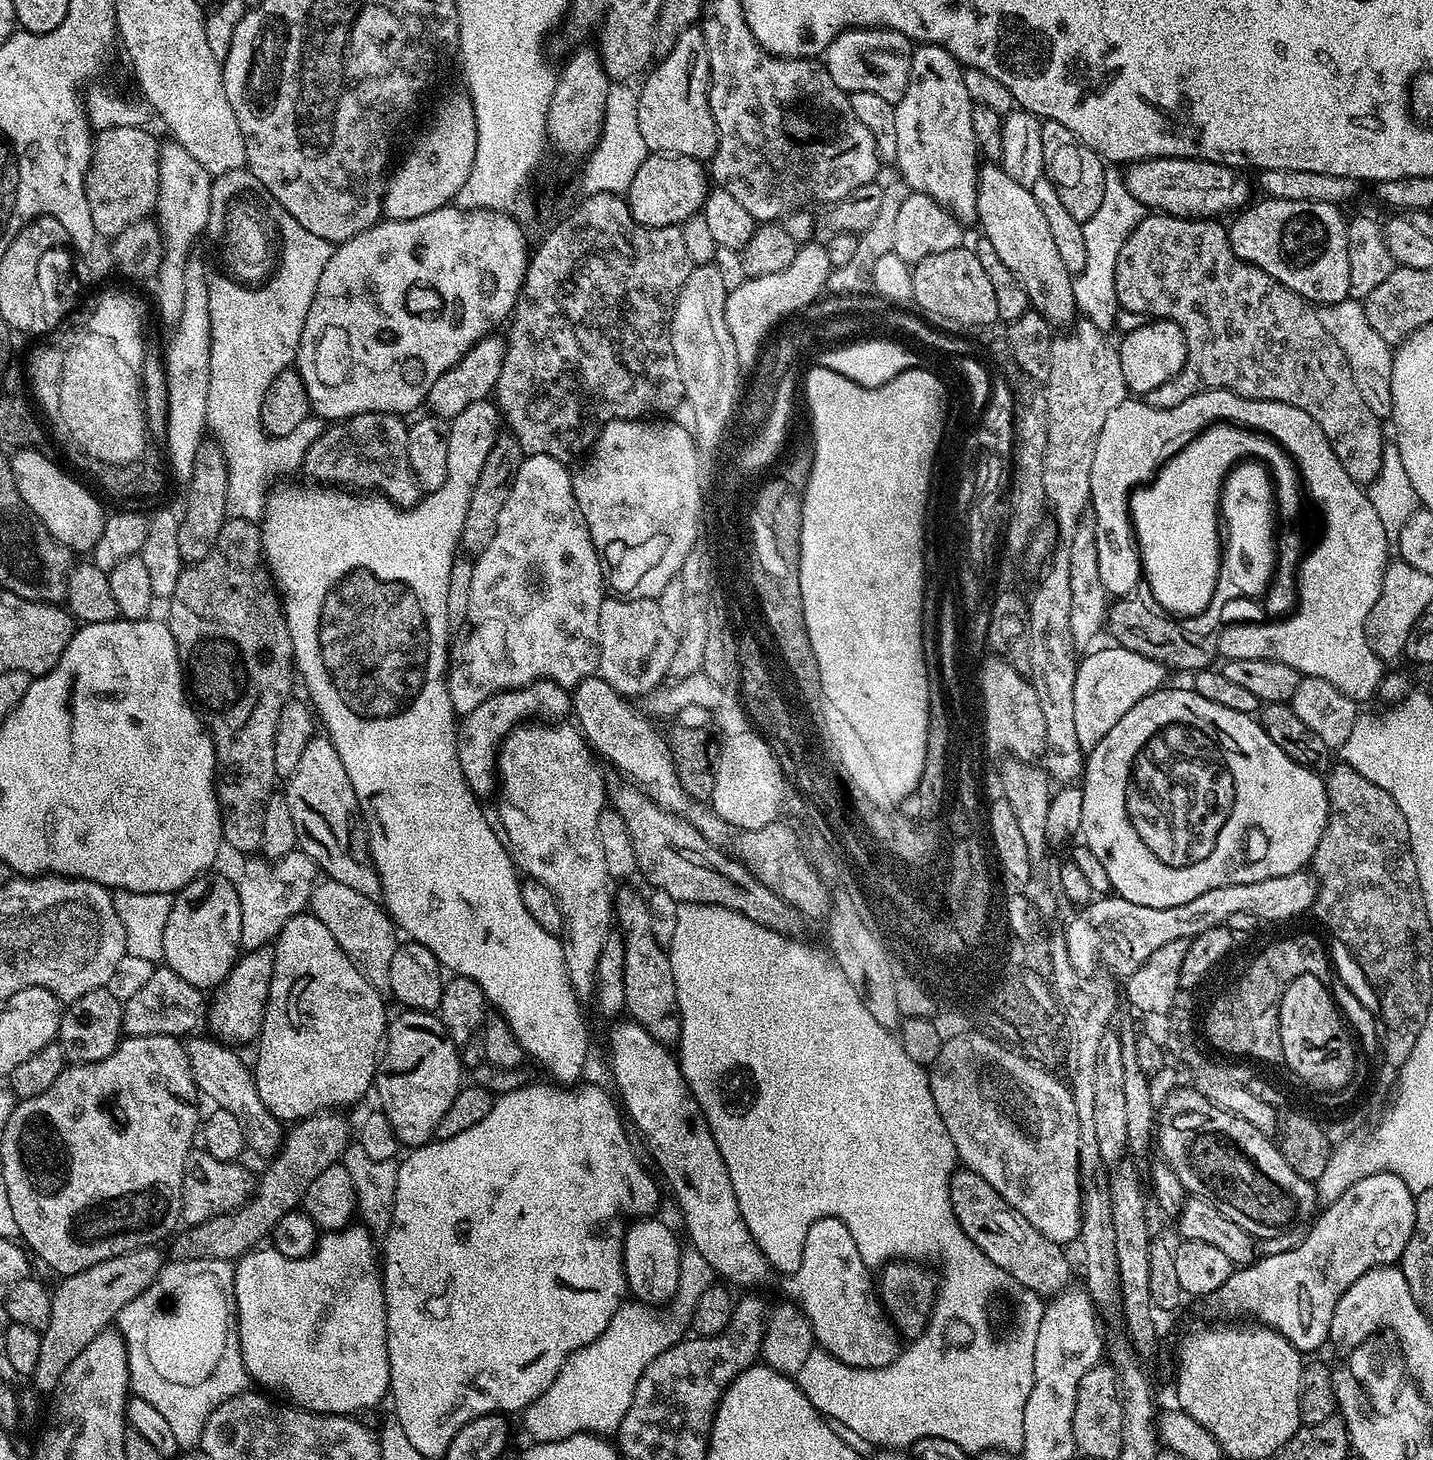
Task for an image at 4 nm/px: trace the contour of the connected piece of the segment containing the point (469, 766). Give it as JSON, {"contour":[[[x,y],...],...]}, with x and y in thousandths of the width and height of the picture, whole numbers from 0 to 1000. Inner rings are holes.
{"contour":[[[373,466],[366,471],[357,471],[352,474],[345,475],[328,486],[320,494],[318,499],[318,510],[320,511],[320,525],[322,525],[324,535],[328,538],[328,541],[334,546],[338,547],[347,542],[348,532],[346,530],[346,516],[349,514],[349,510],[355,505],[355,502],[364,496],[376,491],[380,495],[391,495],[394,490],[399,488],[399,477],[397,472],[389,470],[386,466]]]}

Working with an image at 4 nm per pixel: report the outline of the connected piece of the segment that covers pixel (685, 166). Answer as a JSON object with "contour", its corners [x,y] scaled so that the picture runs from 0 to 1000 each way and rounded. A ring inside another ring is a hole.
{"contour":[[[454,105],[445,114],[442,125],[437,132],[438,144],[442,150],[452,156],[472,155],[486,147],[491,142],[491,136],[495,131],[495,121],[492,113],[487,110],[468,105]]]}

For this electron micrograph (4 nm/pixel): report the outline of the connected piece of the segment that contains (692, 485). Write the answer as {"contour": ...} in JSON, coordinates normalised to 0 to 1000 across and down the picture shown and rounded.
{"contour":[[[447,286],[446,288],[427,288],[417,297],[417,300],[413,303],[412,309],[407,313],[405,321],[399,323],[399,335],[401,341],[403,344],[403,349],[406,349],[406,355],[412,363],[412,368],[416,375],[416,379],[419,383],[419,390],[421,392],[424,402],[427,403],[431,409],[437,411],[457,411],[465,404],[468,398],[472,397],[477,389],[477,381],[480,378],[480,373],[483,373],[483,367],[486,367],[486,329],[489,327],[489,314],[486,313],[486,302],[484,297],[476,295],[466,286]]]}

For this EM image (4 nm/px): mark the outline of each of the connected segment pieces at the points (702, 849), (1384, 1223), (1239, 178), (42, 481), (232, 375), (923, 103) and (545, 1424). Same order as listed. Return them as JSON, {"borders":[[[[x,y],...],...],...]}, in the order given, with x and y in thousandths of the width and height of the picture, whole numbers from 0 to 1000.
{"borders":[[[[435,534],[425,536],[423,545],[426,553],[437,563],[437,568],[442,579],[442,588],[446,599],[449,599],[457,610],[464,611],[475,619],[498,619],[507,623],[518,625],[523,632],[545,638],[552,642],[553,638],[558,638],[562,634],[562,628],[554,621],[551,621],[540,610],[532,607],[523,595],[516,588],[507,589],[503,582],[495,577],[486,567],[479,562],[475,562],[469,556],[462,555],[447,540]]],[[[956,804],[950,807],[950,810],[945,810],[945,812],[942,812],[942,815],[939,815],[934,823],[926,825],[923,828],[924,831],[922,829],[915,836],[911,849],[903,856],[896,859],[880,860],[876,864],[863,868],[847,886],[848,890],[851,890],[856,898],[868,901],[865,903],[873,903],[877,908],[888,910],[908,927],[913,927],[927,920],[928,903],[931,903],[931,895],[934,895],[934,889],[936,889],[936,886],[939,886],[939,884],[942,884],[942,881],[945,881],[950,873],[960,868],[973,866],[976,864],[987,842],[987,828],[988,820],[981,810],[976,807],[976,804]]],[[[805,107],[803,110],[793,110],[786,113],[784,118],[784,125],[789,132],[801,144],[809,144],[816,148],[827,149],[849,149],[851,145],[859,146],[865,144],[872,139],[874,129],[867,117],[860,116],[854,112],[848,112],[844,110],[828,110],[826,107]]],[[[13,307],[8,310],[7,317],[10,330],[13,333],[13,338],[22,349],[23,352],[32,360],[32,363],[40,373],[45,373],[51,379],[64,379],[64,375],[71,366],[71,360],[74,355],[74,350],[64,340],[61,334],[58,334],[47,323],[44,323],[36,312],[27,311],[23,307]]],[[[172,114],[164,115],[149,123],[148,143],[145,150],[144,164],[145,177],[144,176],[144,184],[147,211],[147,263],[143,284],[144,295],[147,297],[147,301],[154,305],[155,311],[158,314],[158,322],[159,323],[158,352],[159,355],[169,355],[170,356],[179,358],[184,353],[187,338],[191,334],[190,328],[192,326],[197,325],[197,323],[202,323],[203,321],[209,321],[211,318],[209,312],[190,312],[191,302],[187,297],[184,295],[181,288],[183,286],[183,273],[186,273],[186,267],[188,267],[188,262],[191,262],[191,259],[194,259],[194,256],[197,256],[200,252],[204,251],[207,240],[211,232],[211,223],[214,223],[214,212],[216,212],[216,207],[219,207],[219,199],[222,199],[222,190],[225,190],[225,185],[227,185],[227,179],[230,179],[233,168],[230,166],[227,166],[227,163],[222,163],[222,160],[216,160],[216,158],[214,158],[214,155],[208,153],[191,135],[186,134],[183,125],[180,125],[180,122],[177,122],[177,119],[174,118]]],[[[639,30],[636,34],[635,40],[635,53],[632,56],[632,64],[625,71],[625,77],[624,78],[624,84],[627,88],[627,105],[625,106],[625,114],[628,115],[627,118],[627,123],[634,125],[634,129],[637,132],[643,132],[647,134],[650,134],[657,142],[661,144],[671,153],[676,155],[681,151],[681,124],[682,123],[682,102],[681,95],[680,95],[680,86],[677,84],[678,80],[678,68],[677,64],[674,64],[674,56],[673,55],[673,47],[660,35],[654,30]]],[[[475,862],[473,884],[465,895],[460,896],[446,892],[433,893],[428,900],[428,903],[426,903],[426,908],[423,908],[423,911],[420,911],[420,914],[417,914],[417,916],[415,919],[412,919],[408,923],[404,923],[394,934],[389,944],[387,944],[385,949],[375,959],[370,960],[370,963],[366,964],[364,968],[366,978],[368,980],[370,985],[369,987],[380,989],[381,988],[389,988],[392,985],[398,985],[404,981],[429,982],[430,979],[433,977],[437,966],[440,966],[440,960],[442,958],[445,944],[448,944],[451,936],[454,936],[454,933],[456,933],[456,930],[459,930],[459,927],[468,925],[470,921],[478,917],[482,910],[483,898],[487,892],[487,889],[490,889],[490,886],[498,878],[496,867],[492,863],[482,862]]]]}

